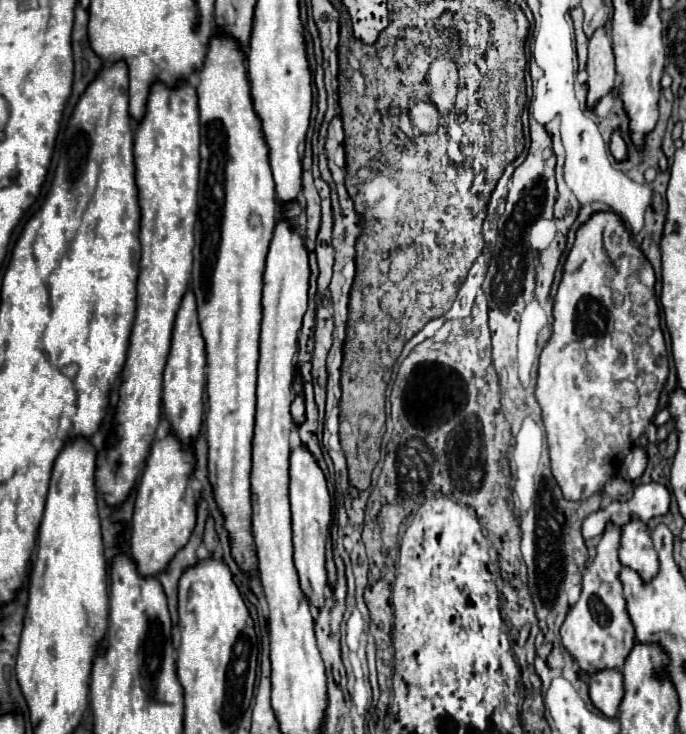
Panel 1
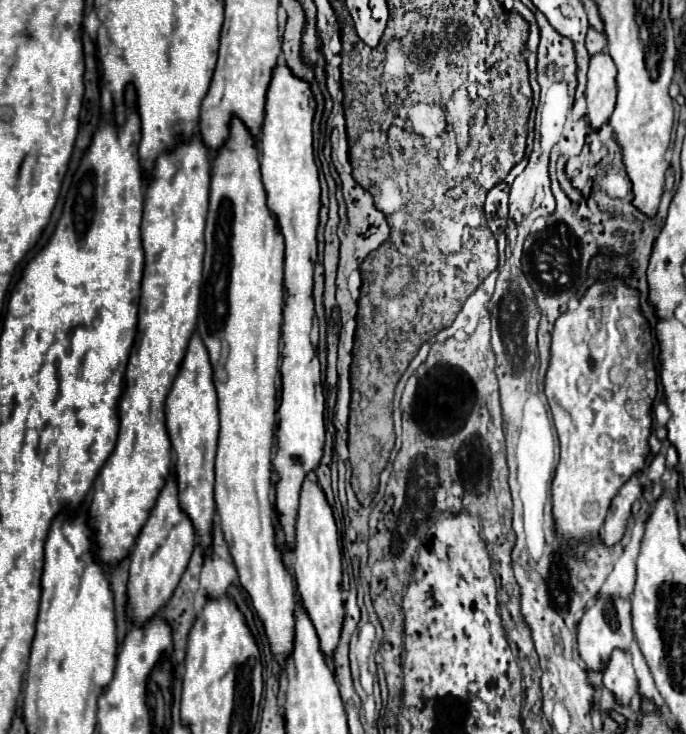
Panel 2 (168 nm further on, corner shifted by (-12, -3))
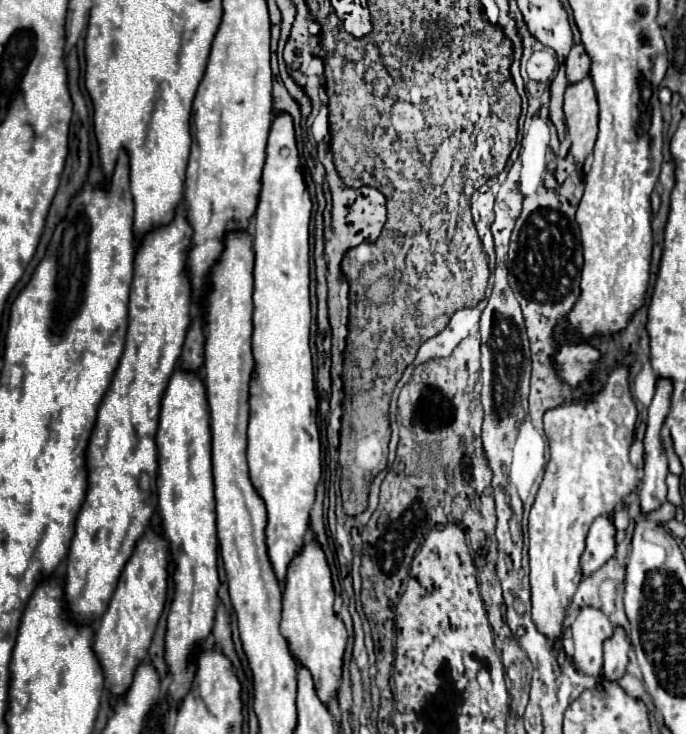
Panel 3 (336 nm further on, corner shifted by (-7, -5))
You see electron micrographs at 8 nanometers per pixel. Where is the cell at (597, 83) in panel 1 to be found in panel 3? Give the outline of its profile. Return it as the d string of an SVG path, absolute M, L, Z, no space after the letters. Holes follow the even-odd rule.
M591 75L583 77L567 89L565 117L571 139L569 153L577 165L583 165L587 155L593 151L599 123L599 101Z

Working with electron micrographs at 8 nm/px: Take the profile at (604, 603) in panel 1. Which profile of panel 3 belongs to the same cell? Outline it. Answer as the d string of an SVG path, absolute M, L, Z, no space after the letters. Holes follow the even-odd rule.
M585 607L571 625L575 651L573 661L579 671L599 677L603 663L603 643L613 637L615 625L597 607Z

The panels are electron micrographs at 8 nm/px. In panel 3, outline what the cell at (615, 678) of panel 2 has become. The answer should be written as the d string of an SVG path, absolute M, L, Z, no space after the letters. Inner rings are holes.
M621 627L615 629L615 637L607 639L603 645L605 663L603 663L603 679L607 681L619 681L625 675L629 657L629 643L625 641L625 631Z

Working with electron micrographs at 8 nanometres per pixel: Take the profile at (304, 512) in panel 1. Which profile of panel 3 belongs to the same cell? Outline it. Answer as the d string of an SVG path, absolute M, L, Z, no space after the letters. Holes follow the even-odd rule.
M305 539L303 547L293 557L287 569L287 579L283 585L281 633L287 637L289 649L295 659L311 671L317 695L323 703L329 703L339 689L343 653L347 643L345 625L333 611L333 599L335 591L325 551L315 539Z

